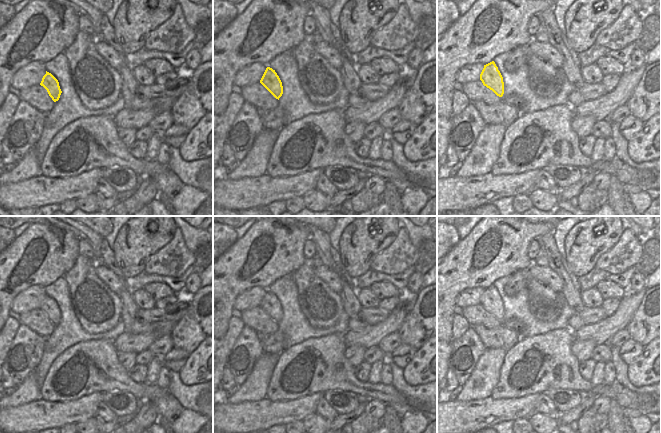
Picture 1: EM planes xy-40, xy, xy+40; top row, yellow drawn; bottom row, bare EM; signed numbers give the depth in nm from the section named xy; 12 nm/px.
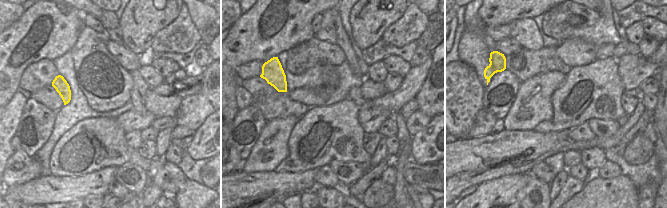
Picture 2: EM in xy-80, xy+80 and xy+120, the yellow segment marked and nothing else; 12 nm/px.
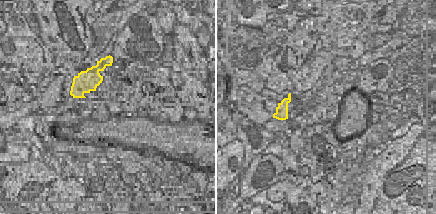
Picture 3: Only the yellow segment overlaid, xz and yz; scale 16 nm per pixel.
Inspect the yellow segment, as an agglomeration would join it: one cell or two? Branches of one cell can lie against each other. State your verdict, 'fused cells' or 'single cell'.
fused cells

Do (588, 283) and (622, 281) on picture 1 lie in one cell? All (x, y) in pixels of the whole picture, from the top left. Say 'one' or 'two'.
one

